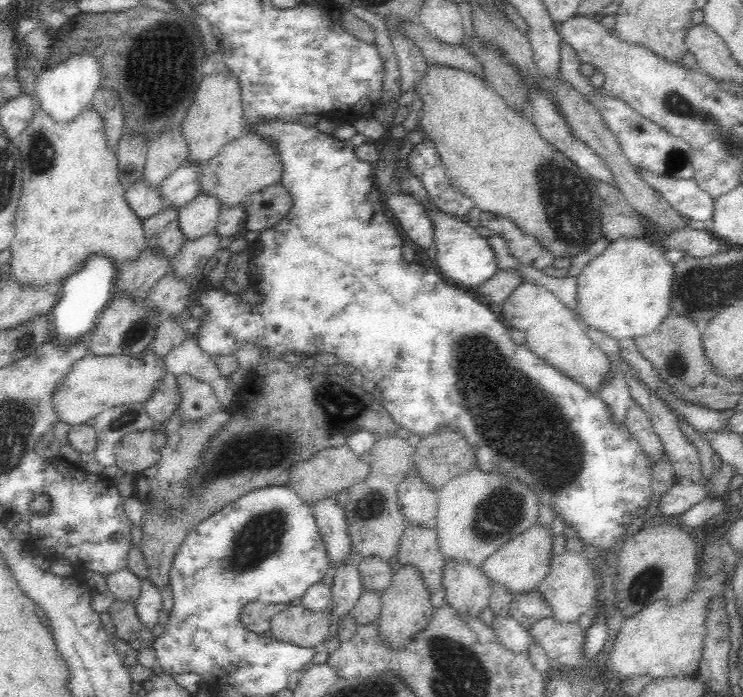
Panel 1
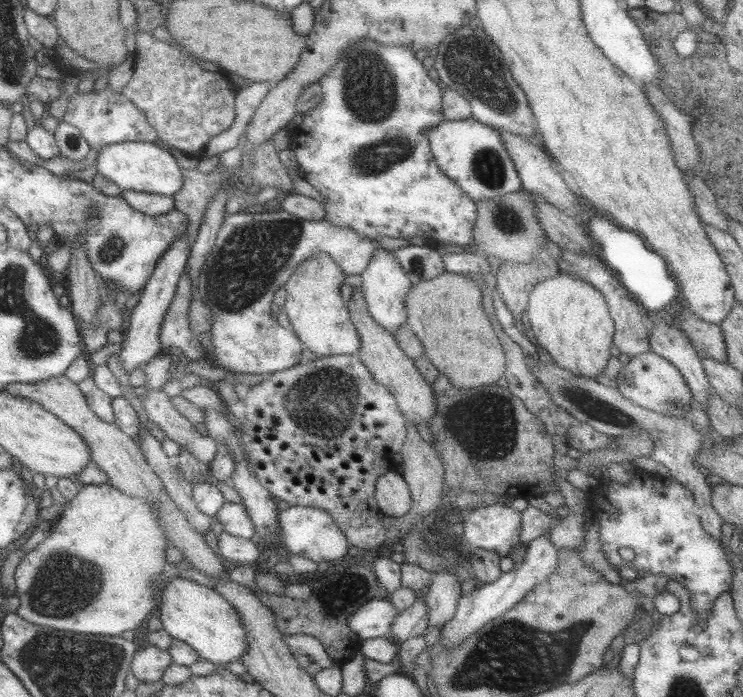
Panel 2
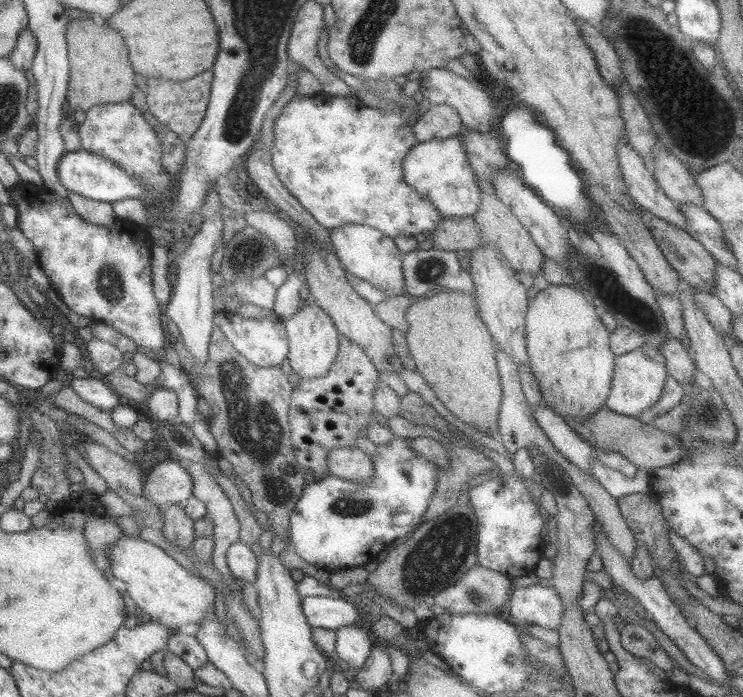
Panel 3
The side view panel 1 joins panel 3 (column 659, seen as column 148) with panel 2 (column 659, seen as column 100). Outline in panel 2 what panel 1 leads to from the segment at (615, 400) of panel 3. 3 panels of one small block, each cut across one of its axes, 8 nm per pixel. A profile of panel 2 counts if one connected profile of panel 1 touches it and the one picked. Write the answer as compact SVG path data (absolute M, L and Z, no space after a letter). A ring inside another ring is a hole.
M647 351L631 357L613 379L616 389L636 405L678 417L689 412L689 401L693 398L685 379L677 368L654 352Z

